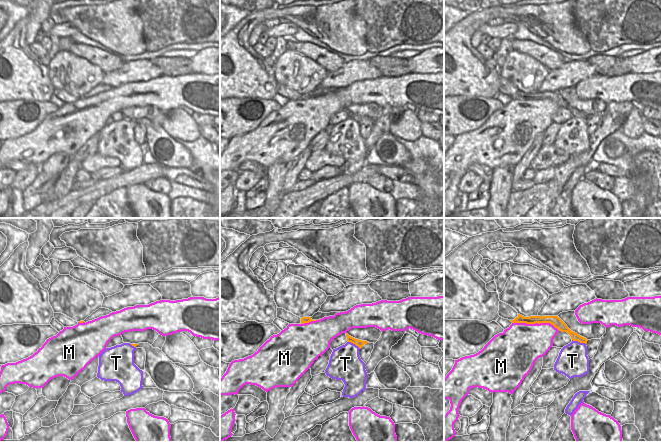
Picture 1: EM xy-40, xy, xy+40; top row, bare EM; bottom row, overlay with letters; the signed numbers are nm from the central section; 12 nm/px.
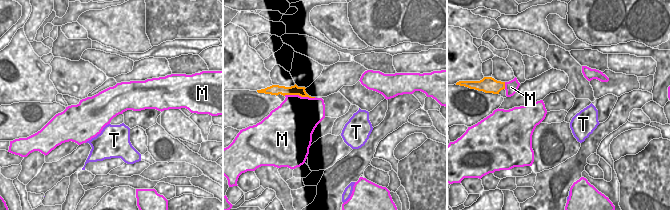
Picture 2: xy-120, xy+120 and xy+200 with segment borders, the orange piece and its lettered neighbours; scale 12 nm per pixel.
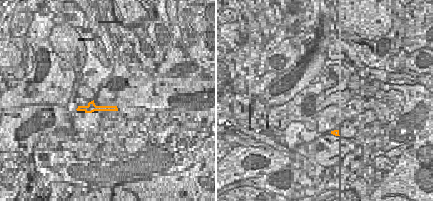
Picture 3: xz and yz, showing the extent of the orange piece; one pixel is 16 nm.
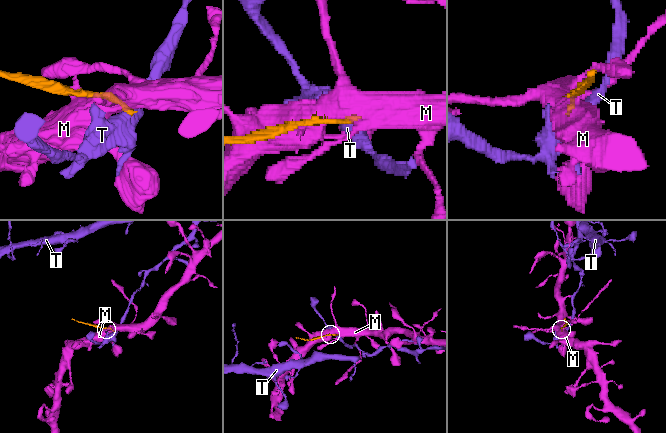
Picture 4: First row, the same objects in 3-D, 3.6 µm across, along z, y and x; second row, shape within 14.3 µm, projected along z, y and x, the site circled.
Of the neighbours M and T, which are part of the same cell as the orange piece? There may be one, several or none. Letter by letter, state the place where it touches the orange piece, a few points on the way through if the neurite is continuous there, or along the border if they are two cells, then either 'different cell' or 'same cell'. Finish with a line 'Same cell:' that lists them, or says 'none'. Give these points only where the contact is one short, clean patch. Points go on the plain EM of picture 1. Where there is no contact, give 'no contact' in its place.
M: xy+40 (536, 98) | different cell
T: xy+40 (579, 117) | along xy+40 (572, 115), (585, 120) | different cell
Same cell: none

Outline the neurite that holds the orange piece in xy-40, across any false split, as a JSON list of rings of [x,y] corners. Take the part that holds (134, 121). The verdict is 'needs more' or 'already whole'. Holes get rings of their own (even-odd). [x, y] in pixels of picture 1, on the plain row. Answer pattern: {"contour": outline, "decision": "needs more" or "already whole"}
{"contour": [[[148,119],[131,120],[136,124],[143,124],[146,128],[145,148],[147,148],[156,162],[169,168],[191,169],[194,159],[191,153],[175,139],[170,137],[159,124],[153,124]]], "decision": "needs more"}

